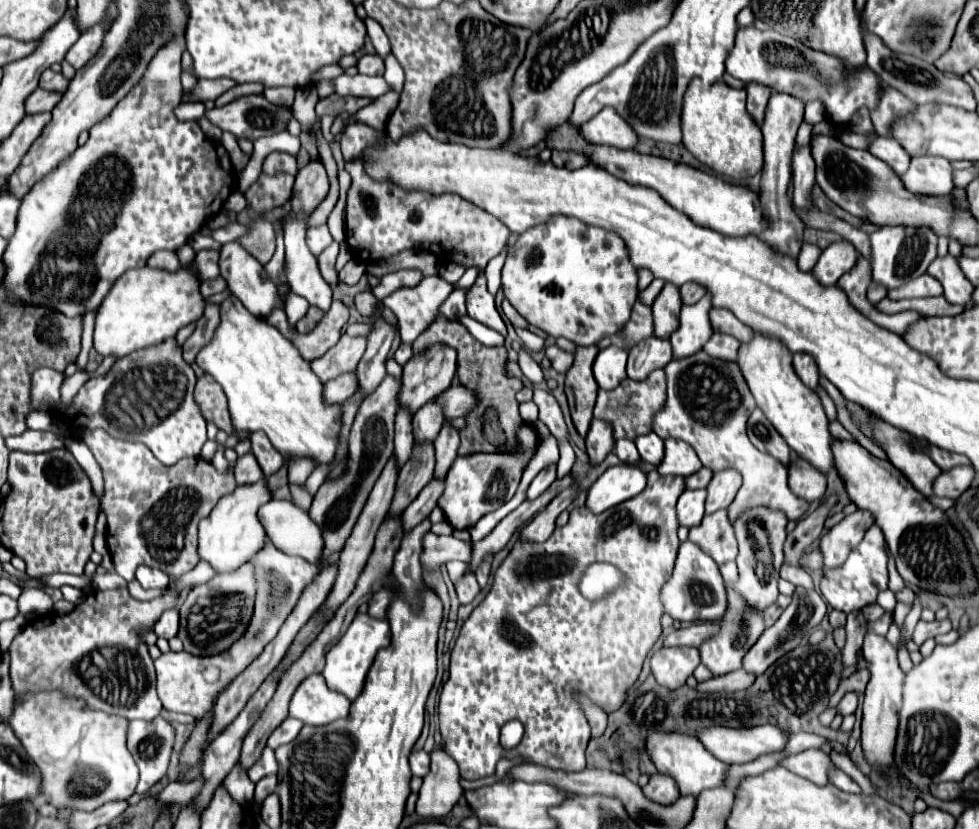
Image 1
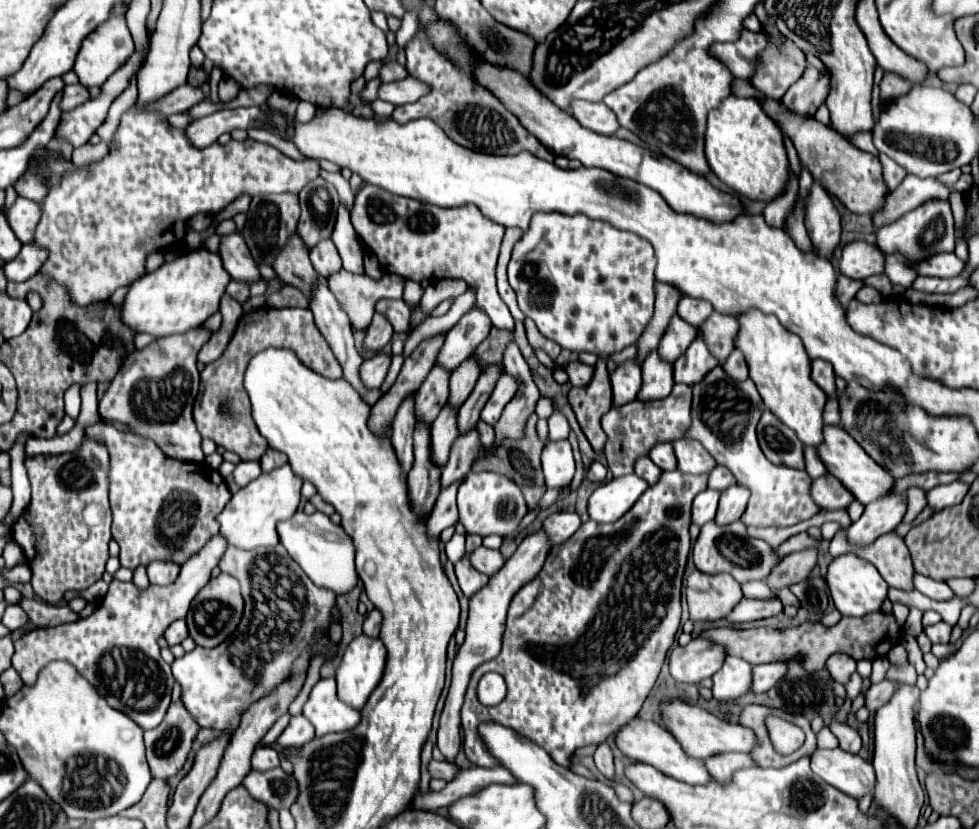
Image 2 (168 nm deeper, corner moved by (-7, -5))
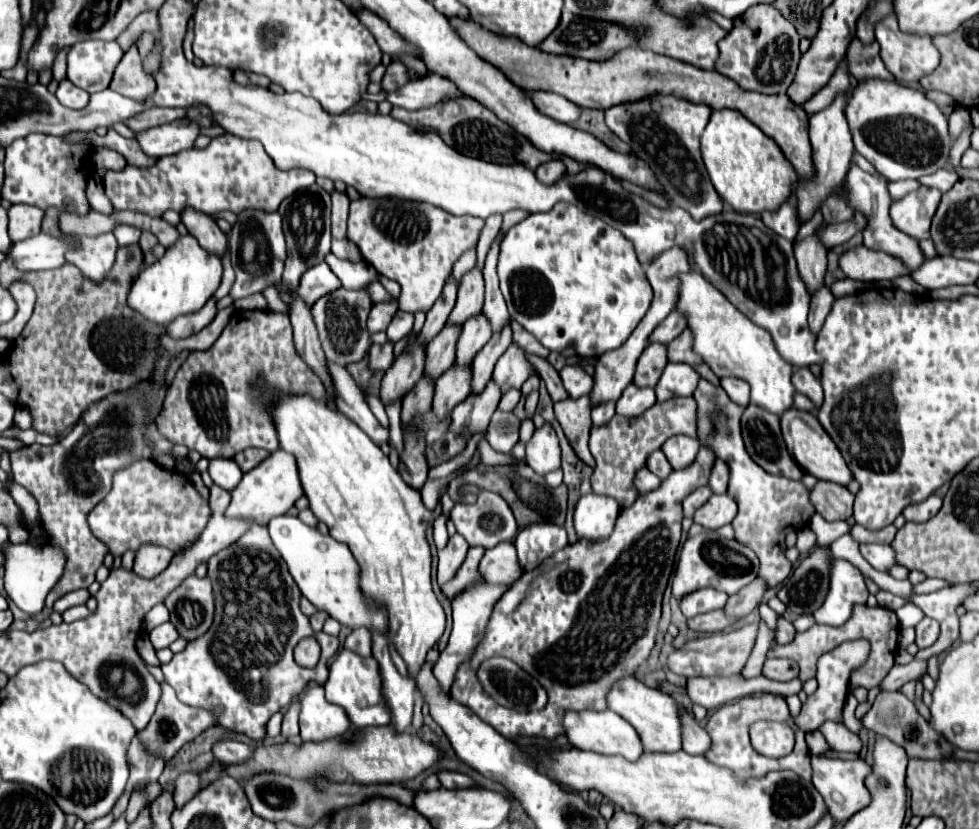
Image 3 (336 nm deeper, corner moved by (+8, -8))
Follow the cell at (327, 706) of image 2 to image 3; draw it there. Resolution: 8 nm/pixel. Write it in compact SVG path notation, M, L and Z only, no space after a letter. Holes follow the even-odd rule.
M310 684L300 694L300 738L302 742L330 740L330 736L342 736L350 730L350 720L346 712L326 702L324 688L320 684Z

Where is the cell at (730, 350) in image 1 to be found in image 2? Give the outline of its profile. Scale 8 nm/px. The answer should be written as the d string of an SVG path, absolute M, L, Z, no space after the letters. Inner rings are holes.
M737 349L727 357L727 361L723 363L723 369L725 369L725 373L727 373L729 377L735 377L735 381L745 381L745 379L749 377L747 363L745 363L743 355L741 355Z

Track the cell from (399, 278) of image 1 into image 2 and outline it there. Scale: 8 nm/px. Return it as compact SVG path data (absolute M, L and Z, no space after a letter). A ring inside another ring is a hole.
M345 269L331 275L327 281L341 309L347 313L351 327L365 331L375 315L375 303L381 299L401 299L401 277L385 273L381 279L353 275Z

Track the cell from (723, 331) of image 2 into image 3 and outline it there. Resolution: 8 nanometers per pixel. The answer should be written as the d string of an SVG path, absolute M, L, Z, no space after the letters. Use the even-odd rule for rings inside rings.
M688 328L668 344L668 360L690 364L710 384L718 384L718 376L708 368L708 364L704 364L704 360L700 360L700 356L696 356L696 352L692 352L692 332Z

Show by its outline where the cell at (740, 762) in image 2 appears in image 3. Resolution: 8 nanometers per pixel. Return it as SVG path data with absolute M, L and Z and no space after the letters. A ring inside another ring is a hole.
M682 708L682 748L684 752L692 754L692 756L704 756L708 752L708 748L712 748L712 740L708 736L708 732L694 720L694 716L690 716L684 708Z

